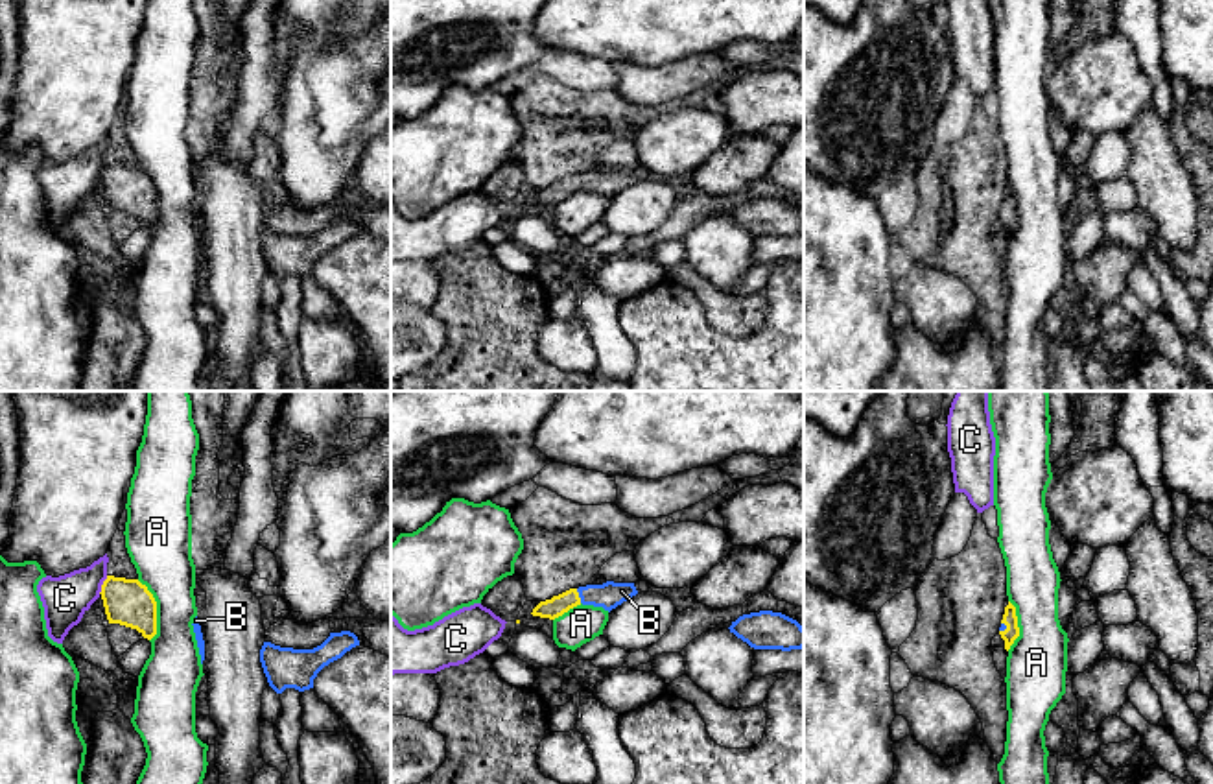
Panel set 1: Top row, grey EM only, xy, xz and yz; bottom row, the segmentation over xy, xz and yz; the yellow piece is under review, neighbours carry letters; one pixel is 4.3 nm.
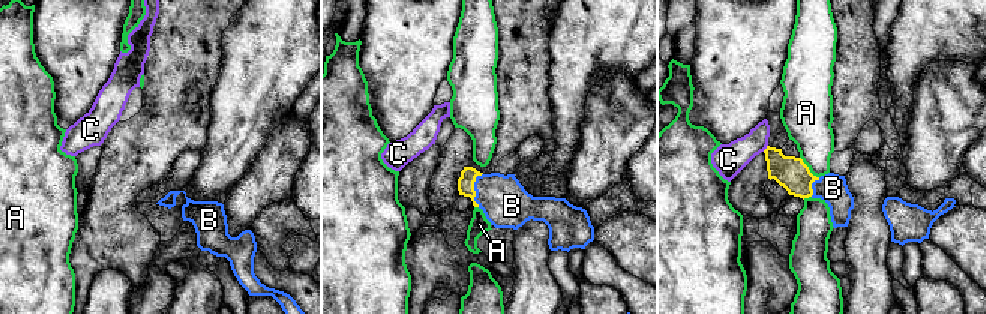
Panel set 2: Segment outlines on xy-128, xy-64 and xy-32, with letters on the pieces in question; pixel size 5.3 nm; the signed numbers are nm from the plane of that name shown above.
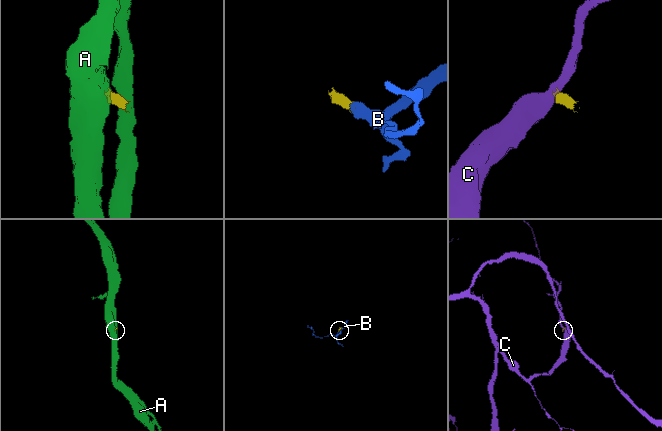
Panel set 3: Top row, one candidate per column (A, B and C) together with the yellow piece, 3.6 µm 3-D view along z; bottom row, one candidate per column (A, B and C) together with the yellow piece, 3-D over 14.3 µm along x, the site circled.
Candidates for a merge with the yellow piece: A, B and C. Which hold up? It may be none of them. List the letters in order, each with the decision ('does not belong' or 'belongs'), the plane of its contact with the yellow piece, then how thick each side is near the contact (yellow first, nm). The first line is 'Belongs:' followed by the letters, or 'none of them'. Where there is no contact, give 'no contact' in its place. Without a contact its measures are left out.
Belongs: B
A: does not belong; contact in xy; calibres 200 and 260 nm
B: belongs; contact in xz; calibres 90 and 120 nm
C: does not belong; contact in xy; calibres 200 and 200 nm

